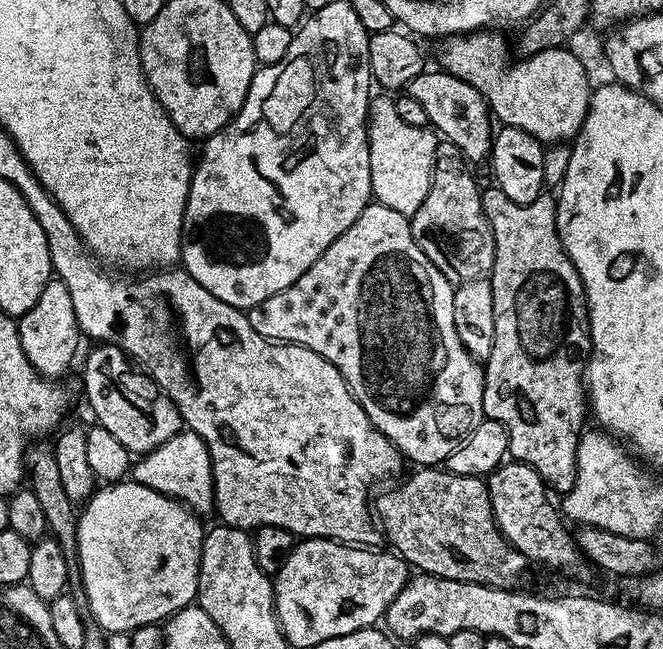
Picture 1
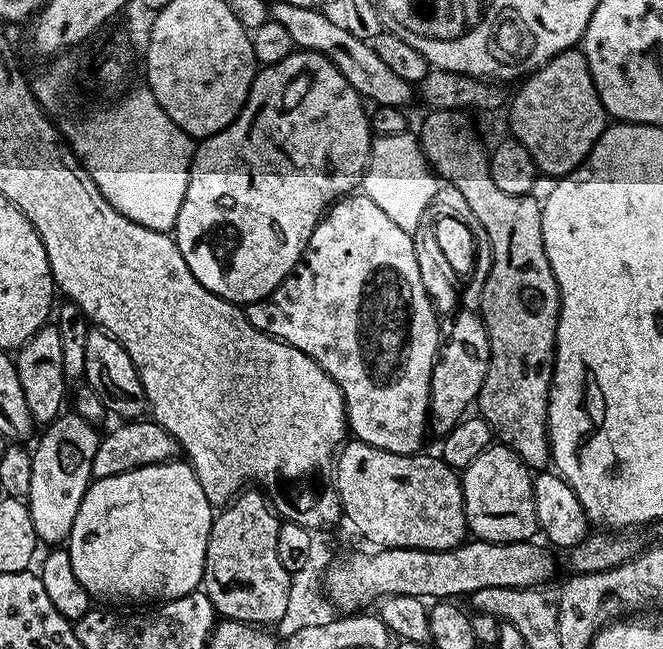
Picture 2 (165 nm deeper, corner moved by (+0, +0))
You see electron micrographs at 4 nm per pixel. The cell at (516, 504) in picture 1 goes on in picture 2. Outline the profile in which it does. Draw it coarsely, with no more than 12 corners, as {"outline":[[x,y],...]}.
{"outline":[[499,442],[463,469],[477,540],[537,535],[534,476]]}

